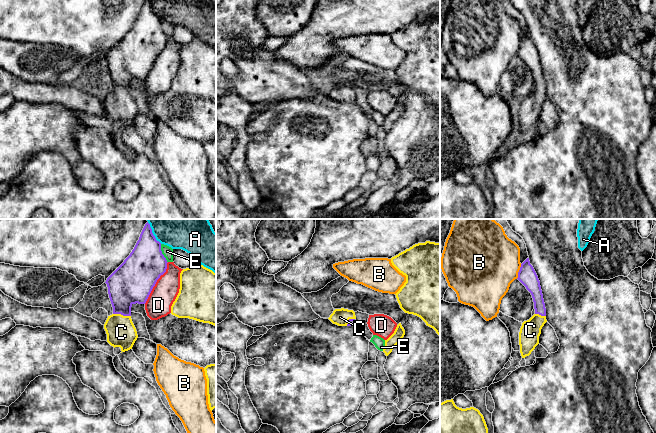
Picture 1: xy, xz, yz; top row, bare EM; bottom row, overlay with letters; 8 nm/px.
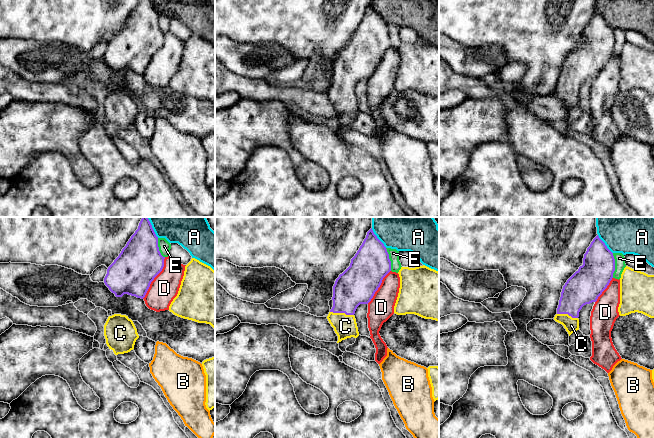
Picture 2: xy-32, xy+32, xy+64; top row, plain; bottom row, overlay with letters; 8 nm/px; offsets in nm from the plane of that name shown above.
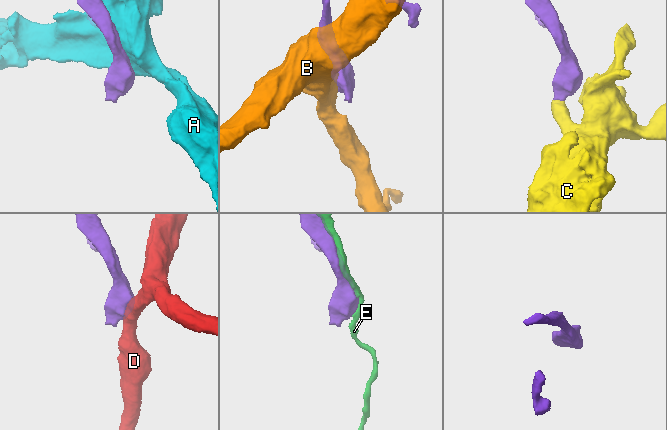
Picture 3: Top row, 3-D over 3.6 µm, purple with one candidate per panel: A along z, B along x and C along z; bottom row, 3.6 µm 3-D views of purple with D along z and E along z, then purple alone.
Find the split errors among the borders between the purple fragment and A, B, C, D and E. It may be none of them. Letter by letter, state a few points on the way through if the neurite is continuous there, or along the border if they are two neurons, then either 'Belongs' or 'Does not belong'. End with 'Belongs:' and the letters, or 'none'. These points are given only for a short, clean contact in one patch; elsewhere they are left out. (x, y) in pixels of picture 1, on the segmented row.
A: Does not belong
B: Does not belong
C: Path across: xy (129, 284), (122, 294), (122, 314), (121, 332). Belongs
D: Does not belong
E: Does not belong
Belongs: C

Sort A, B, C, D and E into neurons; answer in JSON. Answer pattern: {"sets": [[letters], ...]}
{"sets": [["A"], ["B"], ["C"], ["D"], ["E"]]}

